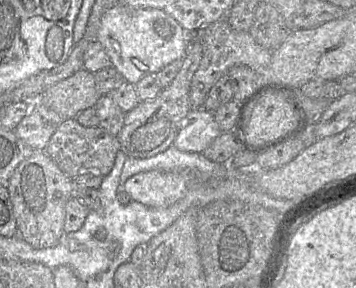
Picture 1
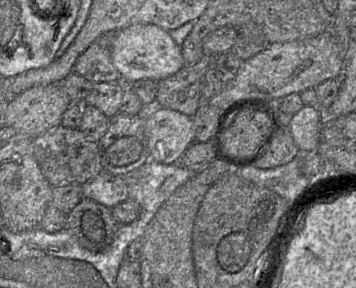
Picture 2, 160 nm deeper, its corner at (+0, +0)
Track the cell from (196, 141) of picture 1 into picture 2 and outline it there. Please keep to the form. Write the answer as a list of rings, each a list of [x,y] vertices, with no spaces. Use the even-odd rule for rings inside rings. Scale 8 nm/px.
[[[145,106],[138,115],[145,117],[149,160],[167,165],[179,163],[184,152],[195,142],[192,117],[169,108]]]

